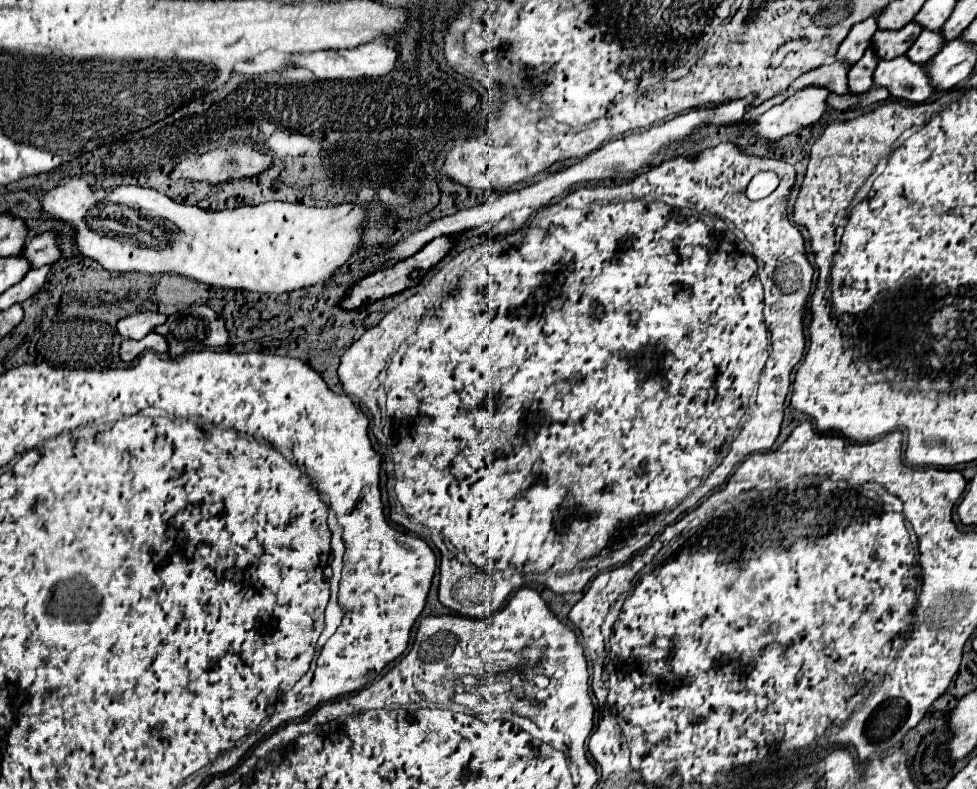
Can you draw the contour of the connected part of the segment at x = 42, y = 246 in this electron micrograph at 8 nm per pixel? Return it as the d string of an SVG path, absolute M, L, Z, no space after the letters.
M47 232L47 234L31 238L19 256L23 256L31 268L53 264L61 256L57 248L57 236L53 232Z

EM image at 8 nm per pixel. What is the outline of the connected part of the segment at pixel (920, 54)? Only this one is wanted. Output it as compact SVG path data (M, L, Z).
M921 32L921 36L913 42L905 56L913 64L925 64L931 56L935 56L935 52L939 52L939 48L943 48L943 44L945 42L941 32Z

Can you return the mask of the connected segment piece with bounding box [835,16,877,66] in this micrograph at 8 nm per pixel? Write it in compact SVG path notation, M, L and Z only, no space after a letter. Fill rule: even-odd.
M871 16L871 20L863 20L863 22L855 24L855 28L851 28L847 38L839 46L835 58L845 62L847 66L853 66L863 56L863 52L869 48L869 40L877 30L875 20L877 20L877 16Z

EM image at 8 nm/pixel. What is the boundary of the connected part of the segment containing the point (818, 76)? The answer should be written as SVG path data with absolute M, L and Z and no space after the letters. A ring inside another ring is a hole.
M827 62L803 76L799 76L795 82L789 84L789 88L783 92L783 94L777 94L773 96L771 100L763 102L759 108L749 108L745 118L741 120L743 124L755 124L759 120L759 116L763 112L767 112L769 108L781 104L783 100L787 100L789 96L793 96L795 92L803 90L803 88L809 88L809 86L819 86L819 88L827 88L829 92L833 94L845 94L847 92L847 72L849 68L845 64L839 64L839 62Z

